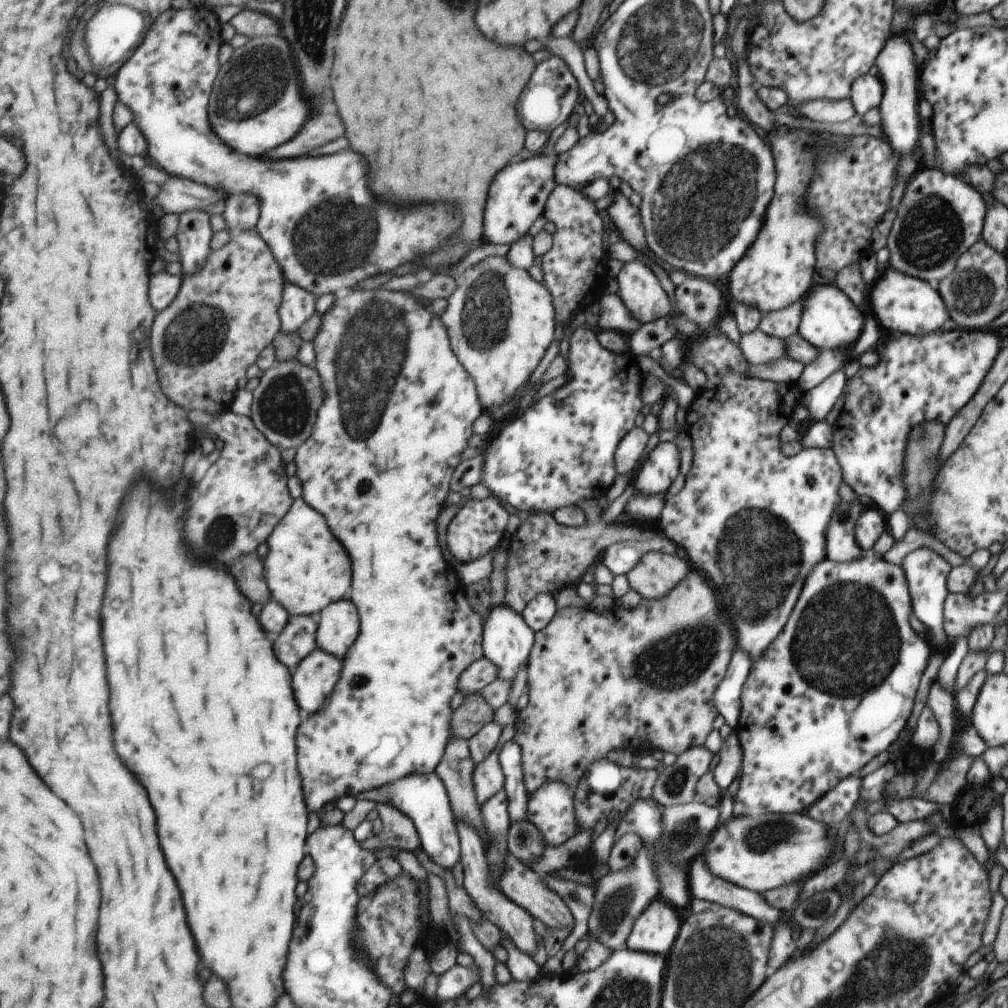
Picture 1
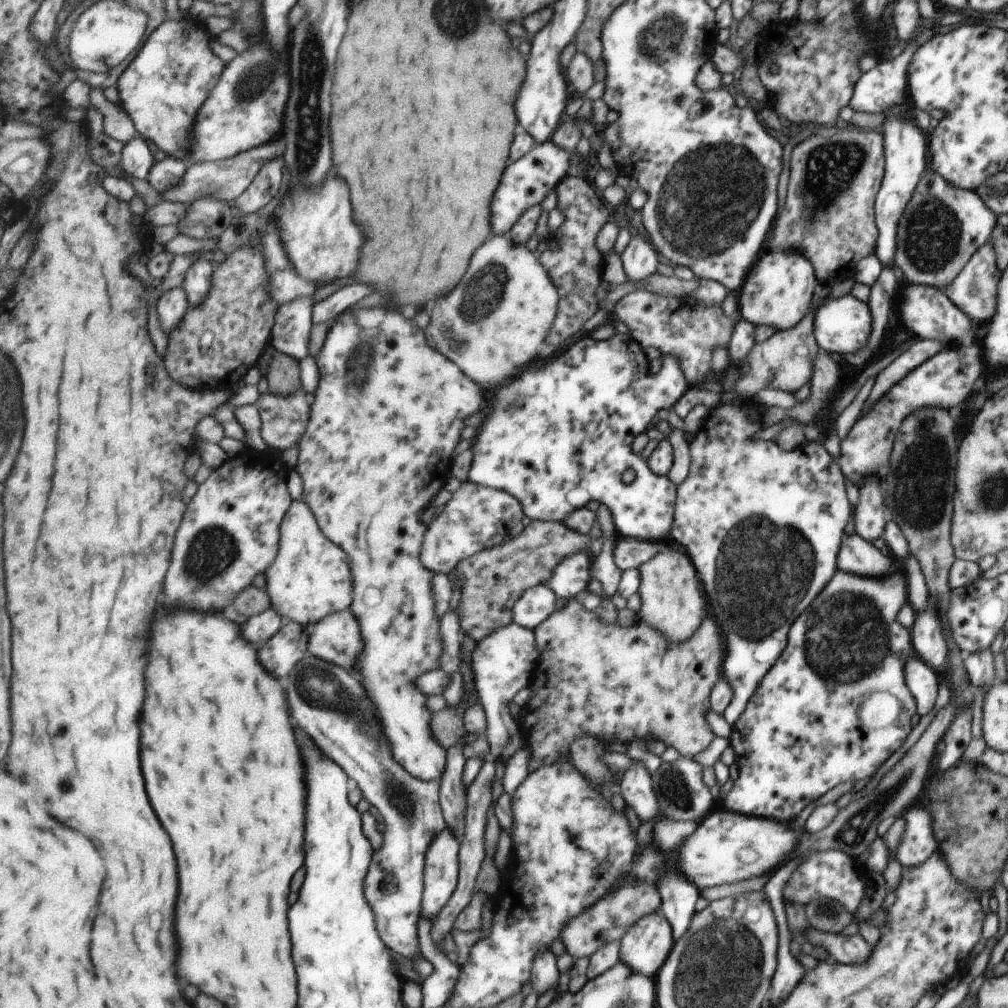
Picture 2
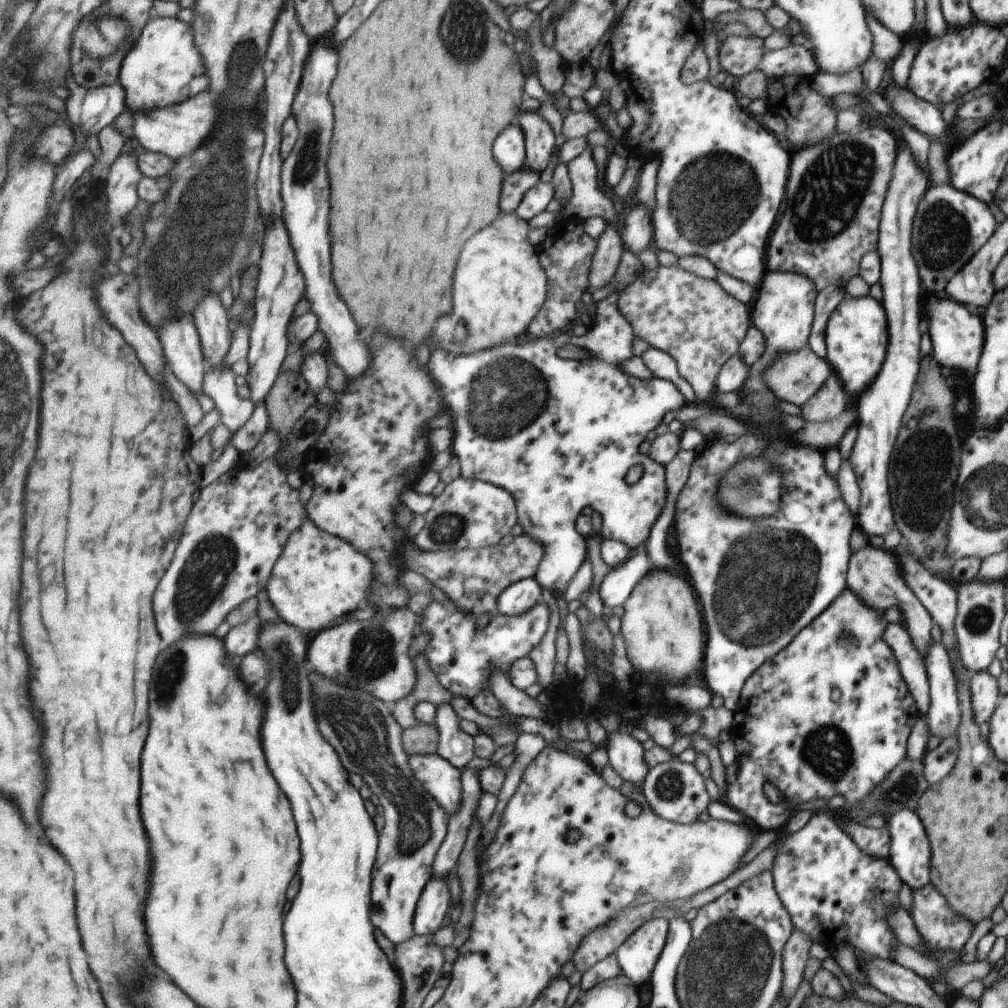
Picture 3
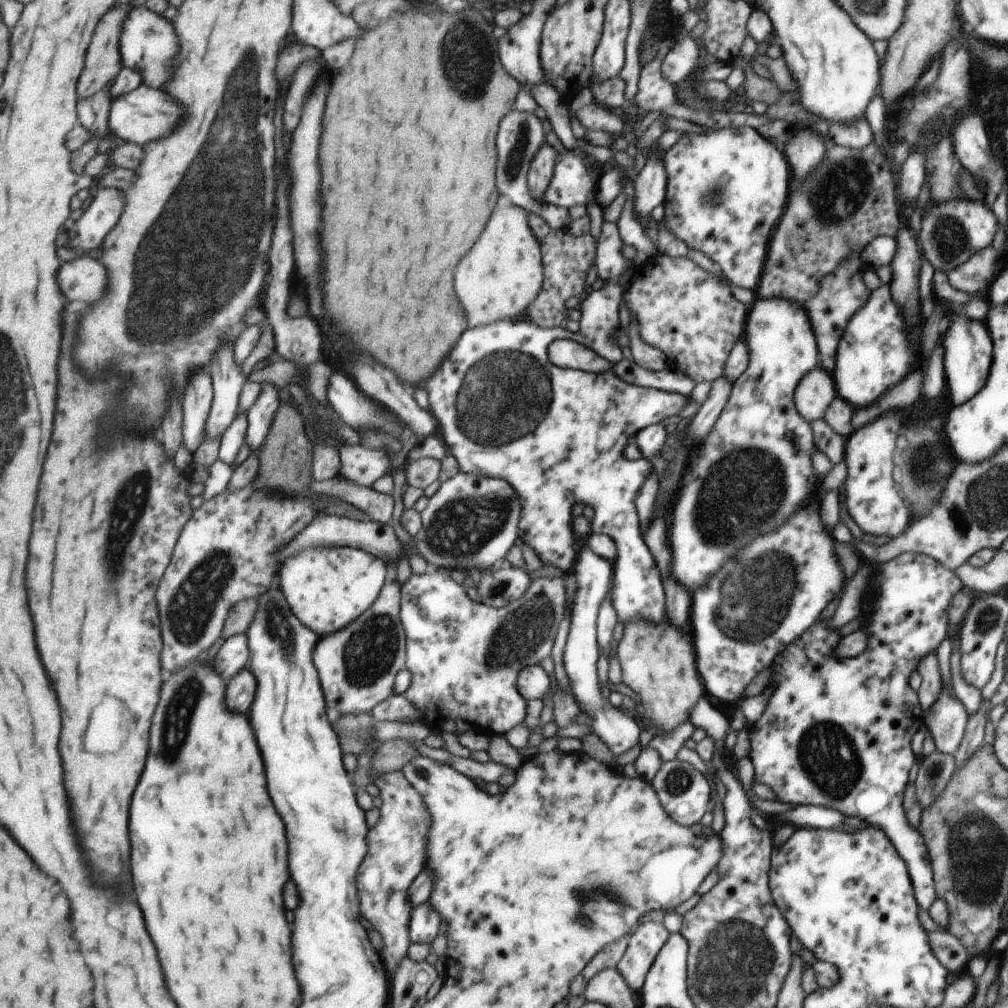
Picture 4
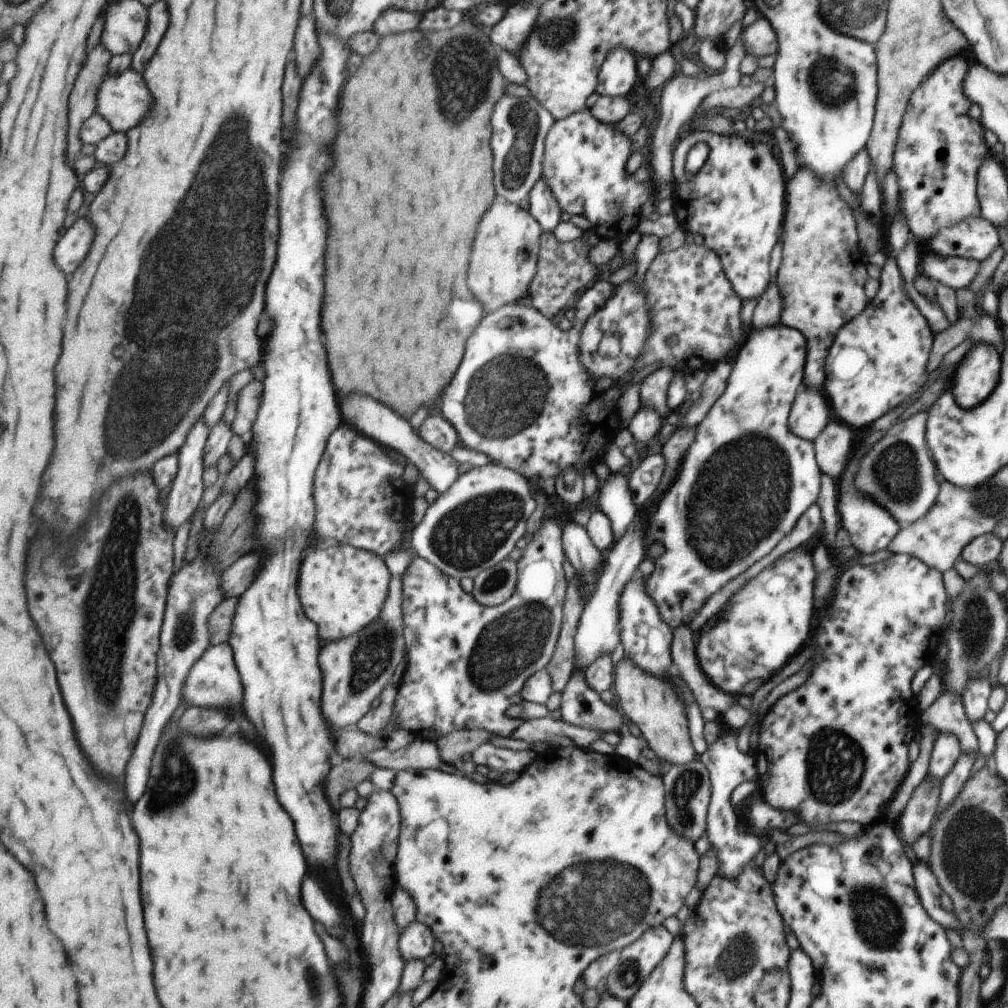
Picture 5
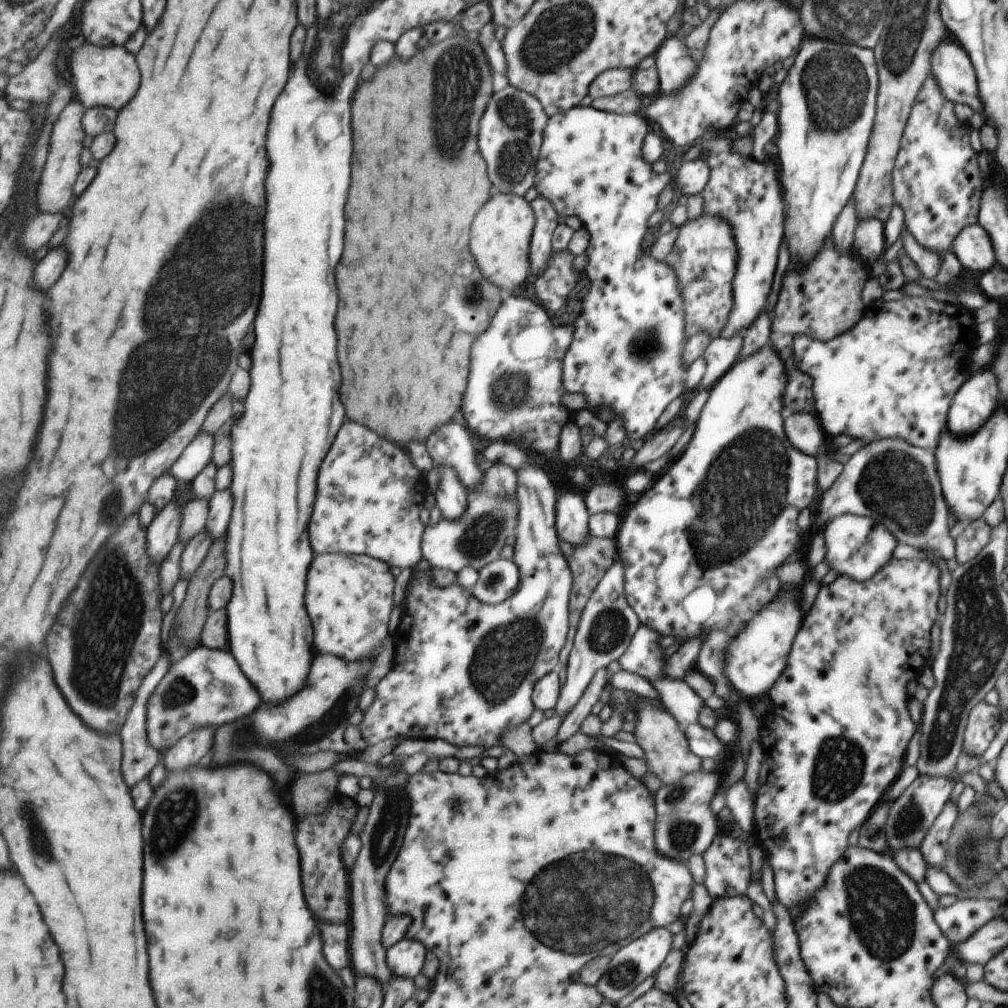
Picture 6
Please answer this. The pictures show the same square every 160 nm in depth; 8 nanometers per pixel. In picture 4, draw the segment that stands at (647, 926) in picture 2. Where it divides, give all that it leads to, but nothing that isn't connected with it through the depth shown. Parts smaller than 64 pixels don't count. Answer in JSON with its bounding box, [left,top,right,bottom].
[615,919,667,992]

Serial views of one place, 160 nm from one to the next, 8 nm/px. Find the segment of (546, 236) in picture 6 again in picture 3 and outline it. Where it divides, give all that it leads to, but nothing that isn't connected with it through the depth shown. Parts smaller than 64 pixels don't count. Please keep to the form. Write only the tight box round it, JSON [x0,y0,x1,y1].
[518,110,557,174]

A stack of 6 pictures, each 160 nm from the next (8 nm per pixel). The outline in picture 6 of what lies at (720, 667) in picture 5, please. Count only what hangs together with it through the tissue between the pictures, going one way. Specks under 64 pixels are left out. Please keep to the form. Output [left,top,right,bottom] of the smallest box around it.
[725,590,799,702]

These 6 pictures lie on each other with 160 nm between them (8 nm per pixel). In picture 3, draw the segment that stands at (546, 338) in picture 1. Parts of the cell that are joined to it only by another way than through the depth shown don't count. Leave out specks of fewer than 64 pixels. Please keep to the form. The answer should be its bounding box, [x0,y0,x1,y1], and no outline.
[435,212,550,355]

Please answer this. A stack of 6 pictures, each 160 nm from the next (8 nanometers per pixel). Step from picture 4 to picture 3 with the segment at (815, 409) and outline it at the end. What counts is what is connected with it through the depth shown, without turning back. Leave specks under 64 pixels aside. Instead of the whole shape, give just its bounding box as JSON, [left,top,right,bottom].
[765,345,827,407]

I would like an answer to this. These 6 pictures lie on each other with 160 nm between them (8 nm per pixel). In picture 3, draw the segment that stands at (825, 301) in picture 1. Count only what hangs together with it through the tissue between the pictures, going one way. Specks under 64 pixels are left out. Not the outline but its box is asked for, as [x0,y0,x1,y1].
[824,295,887,394]

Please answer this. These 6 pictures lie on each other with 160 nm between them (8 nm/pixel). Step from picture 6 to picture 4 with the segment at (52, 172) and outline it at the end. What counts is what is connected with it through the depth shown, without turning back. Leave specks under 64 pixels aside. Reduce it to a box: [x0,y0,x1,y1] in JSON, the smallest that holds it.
[78,3,135,98]

